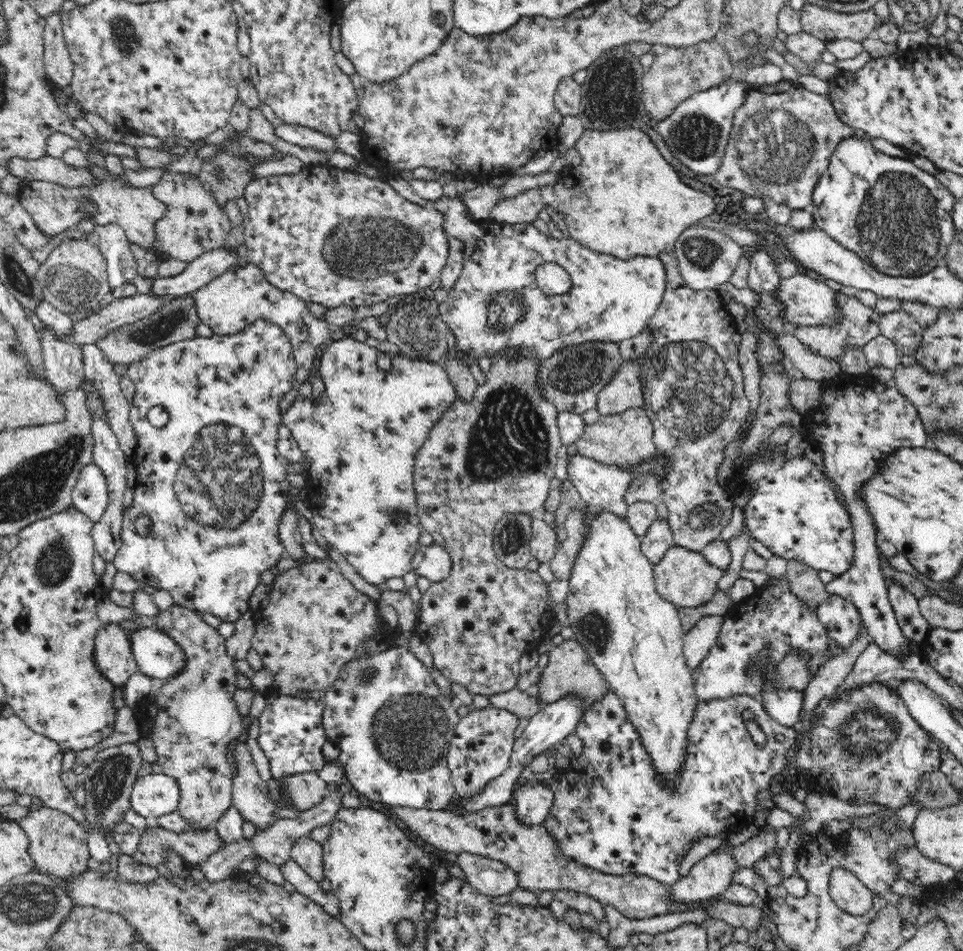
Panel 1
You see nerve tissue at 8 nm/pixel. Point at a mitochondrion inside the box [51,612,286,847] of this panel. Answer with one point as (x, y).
(108, 782)

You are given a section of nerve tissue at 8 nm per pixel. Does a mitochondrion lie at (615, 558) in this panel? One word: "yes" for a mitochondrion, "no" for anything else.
no

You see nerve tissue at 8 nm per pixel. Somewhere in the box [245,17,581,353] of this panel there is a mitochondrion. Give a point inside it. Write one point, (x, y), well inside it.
(366, 248)

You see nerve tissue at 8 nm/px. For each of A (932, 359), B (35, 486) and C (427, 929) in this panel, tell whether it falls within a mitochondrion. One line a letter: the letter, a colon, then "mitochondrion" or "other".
A: other
B: mitochondrion
C: other

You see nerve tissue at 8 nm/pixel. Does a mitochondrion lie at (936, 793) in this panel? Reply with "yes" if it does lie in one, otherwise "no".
yes

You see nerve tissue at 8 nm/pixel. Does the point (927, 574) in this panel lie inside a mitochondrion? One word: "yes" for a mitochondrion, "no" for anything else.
no

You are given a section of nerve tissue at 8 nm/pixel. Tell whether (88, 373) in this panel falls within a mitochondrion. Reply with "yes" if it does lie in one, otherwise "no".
no

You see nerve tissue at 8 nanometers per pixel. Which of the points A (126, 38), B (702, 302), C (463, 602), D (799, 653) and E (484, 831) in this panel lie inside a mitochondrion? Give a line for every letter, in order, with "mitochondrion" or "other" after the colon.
A: mitochondrion
B: other
C: other
D: other
E: other

